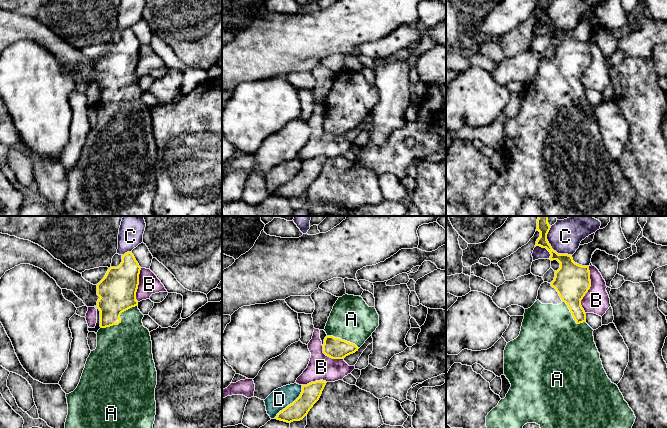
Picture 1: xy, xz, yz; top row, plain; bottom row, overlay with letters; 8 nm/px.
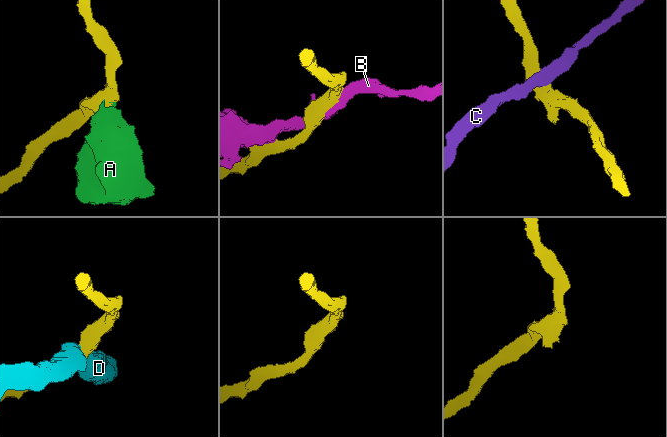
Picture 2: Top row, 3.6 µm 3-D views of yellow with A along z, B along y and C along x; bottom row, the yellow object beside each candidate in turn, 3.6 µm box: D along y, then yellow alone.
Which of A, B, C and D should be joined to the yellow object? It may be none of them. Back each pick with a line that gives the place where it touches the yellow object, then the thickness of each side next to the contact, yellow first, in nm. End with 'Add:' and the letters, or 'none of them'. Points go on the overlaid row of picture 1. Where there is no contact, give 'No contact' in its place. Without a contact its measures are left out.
A: Touches yellow at xy (120, 319). Thickness 300 nm (yellow) against 420 nm
Add: A

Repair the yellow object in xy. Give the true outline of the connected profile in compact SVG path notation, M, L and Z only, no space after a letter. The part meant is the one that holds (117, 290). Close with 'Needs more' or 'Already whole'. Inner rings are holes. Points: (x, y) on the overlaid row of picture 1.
M132 252L122 255L122 262L118 267L110 267L105 277L97 284L97 295L100 297L97 301L97 308L100 311L100 329L97 332L97 347L91 351L87 358L80 382L77 388L66 394L68 404L68 415L65 422L65 428L153 428L156 415L155 388L157 385L157 371L152 354L152 341L150 332L143 326L142 319L144 315L138 309L136 292L139 285L139 274L141 267L136 261Z. Needs more

